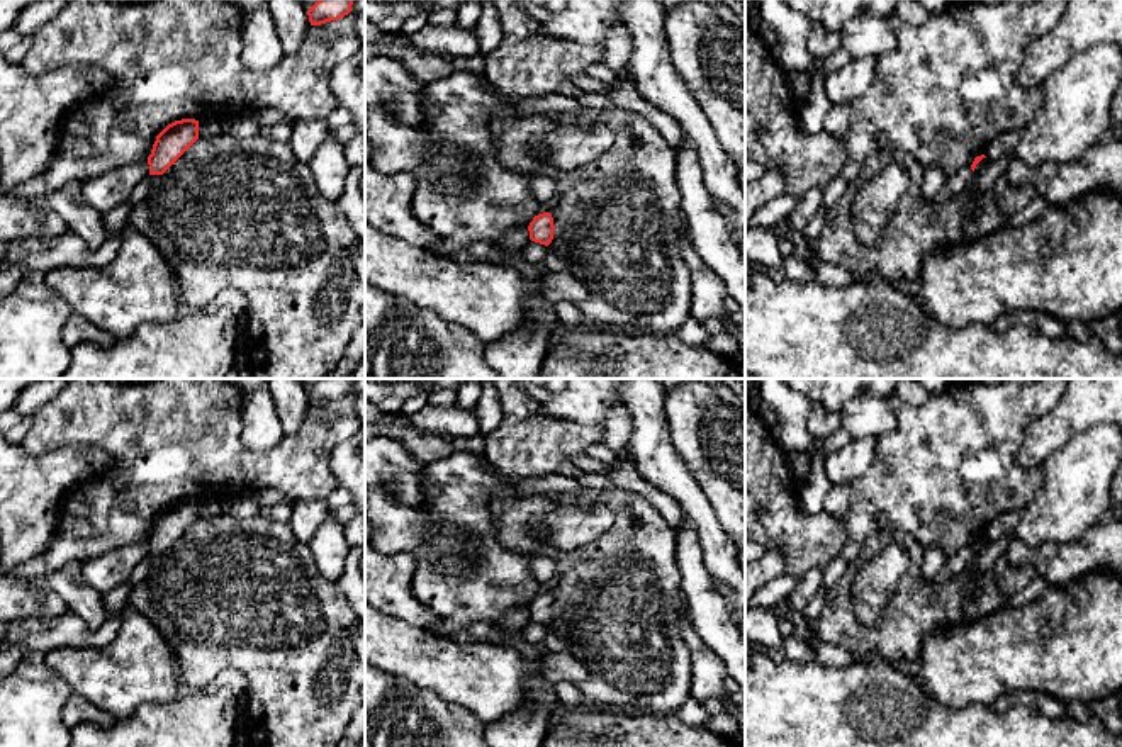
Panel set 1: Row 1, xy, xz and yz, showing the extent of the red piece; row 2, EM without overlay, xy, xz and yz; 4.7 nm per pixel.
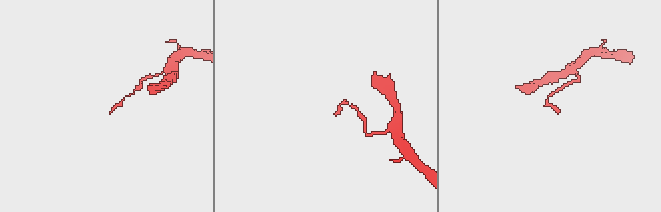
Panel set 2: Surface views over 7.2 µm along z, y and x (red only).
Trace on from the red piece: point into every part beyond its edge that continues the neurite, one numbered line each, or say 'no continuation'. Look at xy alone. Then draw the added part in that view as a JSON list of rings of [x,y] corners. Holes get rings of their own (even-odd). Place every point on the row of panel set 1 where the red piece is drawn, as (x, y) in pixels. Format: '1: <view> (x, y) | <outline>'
no continuation

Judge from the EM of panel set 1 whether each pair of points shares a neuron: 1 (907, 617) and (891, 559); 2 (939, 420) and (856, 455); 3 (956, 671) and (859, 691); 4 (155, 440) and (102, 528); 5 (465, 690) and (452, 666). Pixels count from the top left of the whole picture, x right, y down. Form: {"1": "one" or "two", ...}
{"1": "two", "2": "two", "3": "two", "4": "one", "5": "one"}

